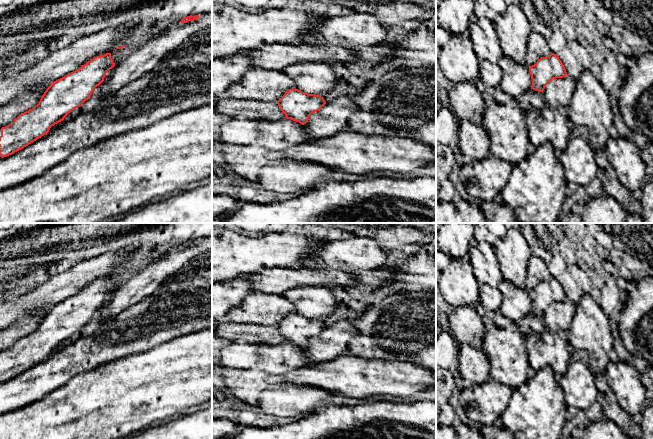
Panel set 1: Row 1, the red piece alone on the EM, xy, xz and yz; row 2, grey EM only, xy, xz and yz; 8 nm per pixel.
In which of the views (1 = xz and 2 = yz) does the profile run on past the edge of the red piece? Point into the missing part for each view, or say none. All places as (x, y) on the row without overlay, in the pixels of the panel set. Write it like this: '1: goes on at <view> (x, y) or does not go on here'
1: does not go on here
2: does not go on here

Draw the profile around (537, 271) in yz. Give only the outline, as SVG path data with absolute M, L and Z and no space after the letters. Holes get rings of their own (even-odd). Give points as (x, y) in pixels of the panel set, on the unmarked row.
M532 254L527 268L527 276L525 280L526 287L529 290L532 290L536 288L541 281L549 280L551 277L545 261L537 257L535 254Z

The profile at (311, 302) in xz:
M296 287L281 295L294 304L296 313L308 318L321 319L332 315L338 309L332 288L329 287Z

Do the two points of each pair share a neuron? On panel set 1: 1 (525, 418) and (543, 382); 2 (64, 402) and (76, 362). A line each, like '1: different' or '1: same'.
1: same
2: different

